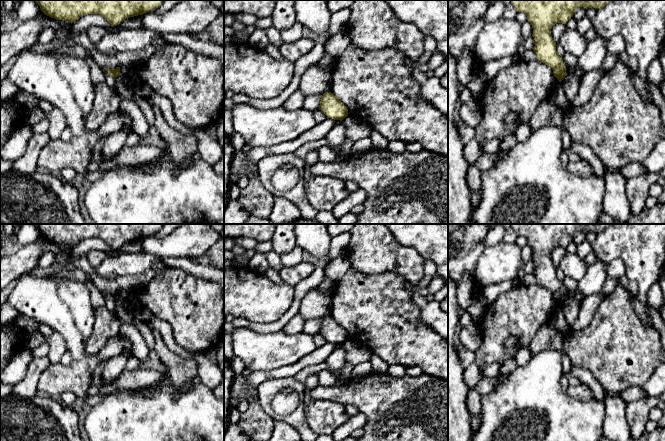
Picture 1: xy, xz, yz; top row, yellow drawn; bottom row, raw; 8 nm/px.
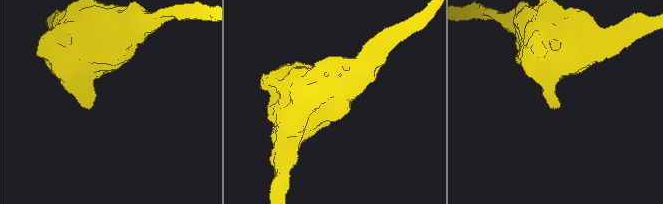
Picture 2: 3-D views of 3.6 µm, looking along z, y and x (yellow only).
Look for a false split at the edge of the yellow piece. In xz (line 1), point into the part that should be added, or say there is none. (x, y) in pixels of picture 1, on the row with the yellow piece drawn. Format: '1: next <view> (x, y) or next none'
1: next none

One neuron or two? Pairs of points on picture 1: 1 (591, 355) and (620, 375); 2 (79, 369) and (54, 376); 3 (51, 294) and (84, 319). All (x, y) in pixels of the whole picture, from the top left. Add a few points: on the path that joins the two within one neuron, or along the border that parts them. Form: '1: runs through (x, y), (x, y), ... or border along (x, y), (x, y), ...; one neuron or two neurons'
1: runs through (598, 355), (613, 368); one neuron
2: runs through (73, 375), (60, 376); one neuron
3: runs through (59, 302), (76, 318); one neuron

